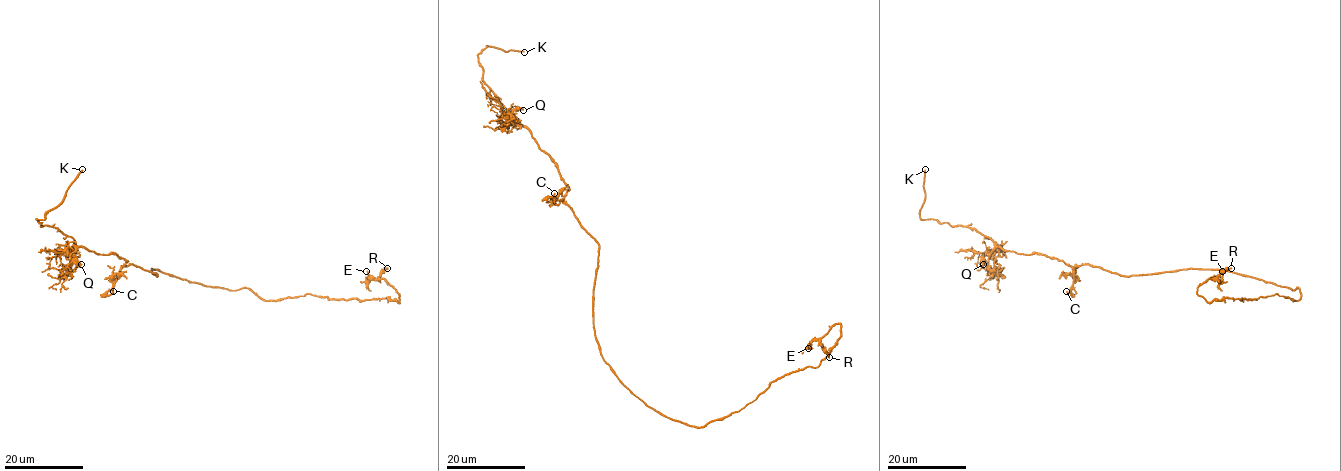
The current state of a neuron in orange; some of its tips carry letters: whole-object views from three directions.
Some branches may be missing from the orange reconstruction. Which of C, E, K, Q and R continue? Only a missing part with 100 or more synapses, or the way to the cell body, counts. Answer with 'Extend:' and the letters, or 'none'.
Extend: K

